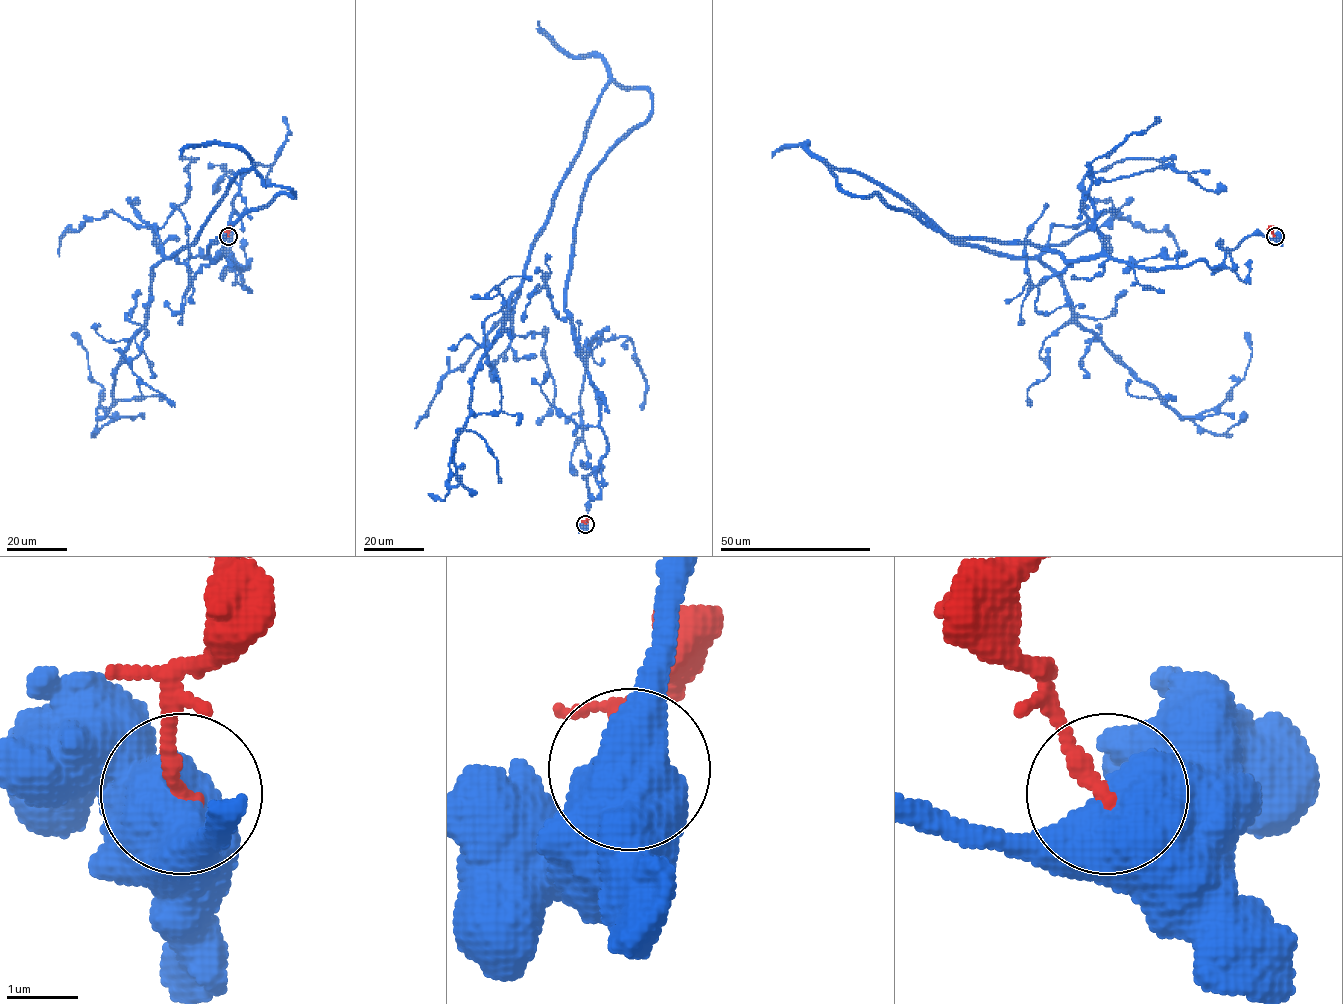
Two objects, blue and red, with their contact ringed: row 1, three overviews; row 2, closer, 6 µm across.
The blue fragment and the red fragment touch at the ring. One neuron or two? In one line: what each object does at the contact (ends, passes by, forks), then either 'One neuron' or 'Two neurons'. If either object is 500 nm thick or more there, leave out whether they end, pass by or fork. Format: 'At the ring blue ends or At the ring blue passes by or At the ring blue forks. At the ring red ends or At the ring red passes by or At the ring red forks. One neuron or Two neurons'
Two neurons

